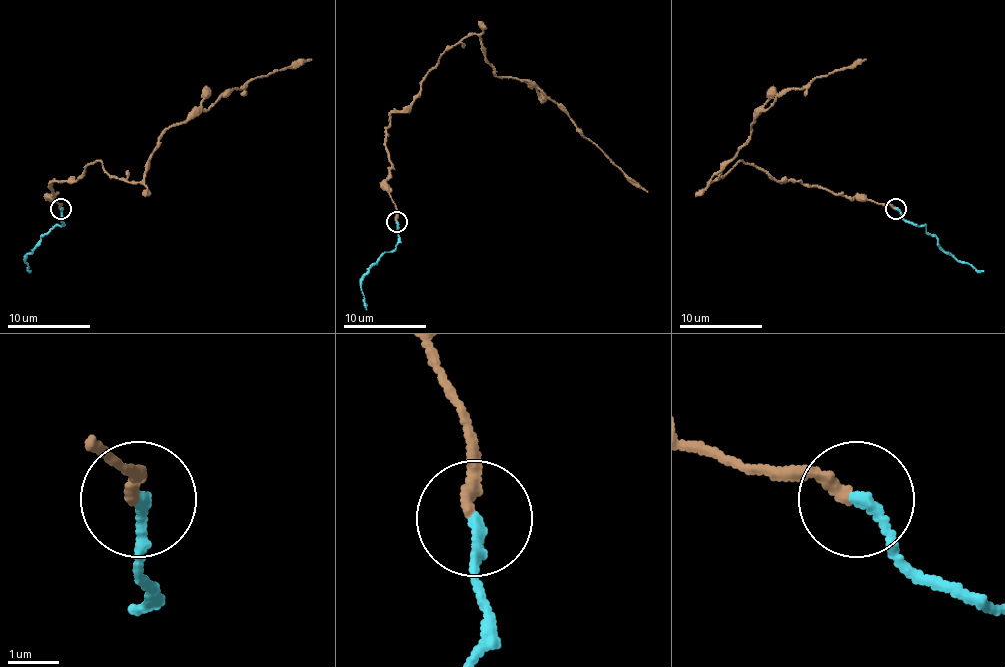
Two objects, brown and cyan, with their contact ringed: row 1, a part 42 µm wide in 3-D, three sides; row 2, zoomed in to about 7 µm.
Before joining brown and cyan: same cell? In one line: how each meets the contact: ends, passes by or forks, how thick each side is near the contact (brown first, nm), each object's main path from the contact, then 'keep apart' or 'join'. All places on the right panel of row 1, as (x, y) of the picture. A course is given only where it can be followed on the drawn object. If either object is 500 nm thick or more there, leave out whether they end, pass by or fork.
brown ends | cyan ends | 220/220 nm | brown via (896, 209), (799, 182), (779, 182), (737, 161), (708, 182), (750, 135), (756, 116), (779, 95), (865, 58) | cyan via (896, 209), (905, 219), (921, 225), (956, 258), (983, 271) | keep apart

